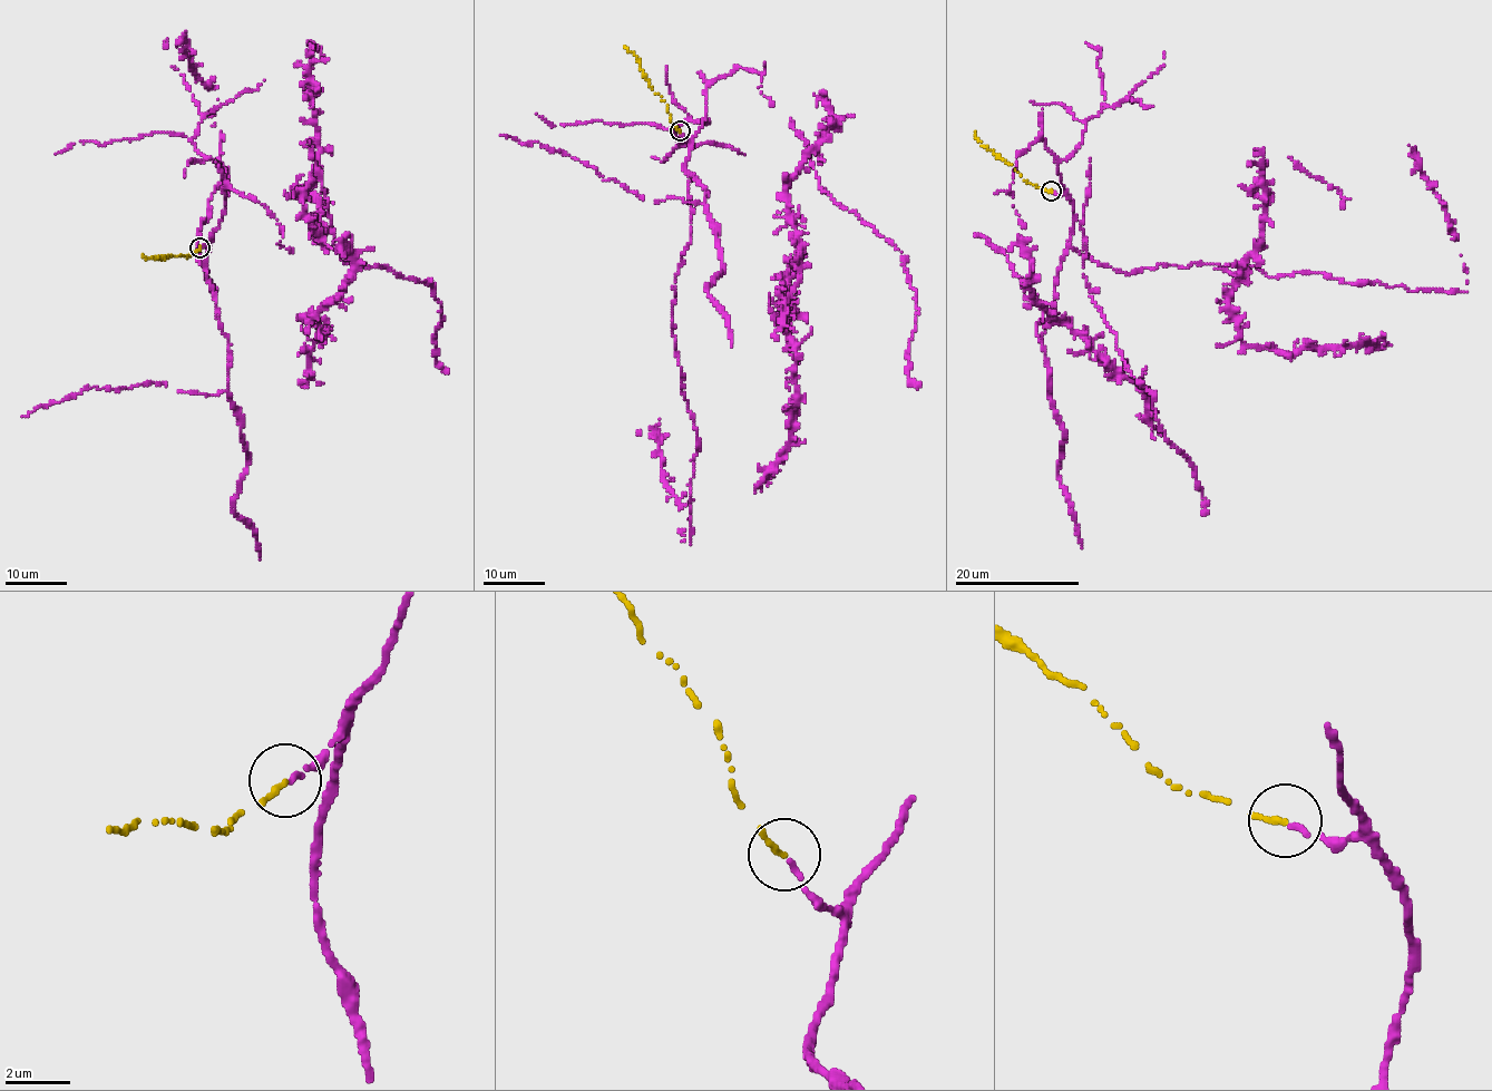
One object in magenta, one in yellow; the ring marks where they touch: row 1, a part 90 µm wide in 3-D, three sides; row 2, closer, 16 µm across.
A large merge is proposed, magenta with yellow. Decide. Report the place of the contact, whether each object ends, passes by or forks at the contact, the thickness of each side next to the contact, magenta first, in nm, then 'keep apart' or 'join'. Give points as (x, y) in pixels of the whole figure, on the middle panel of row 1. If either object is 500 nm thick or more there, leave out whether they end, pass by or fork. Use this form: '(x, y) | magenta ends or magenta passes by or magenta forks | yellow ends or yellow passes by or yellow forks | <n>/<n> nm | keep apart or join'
(680, 130) | magenta ends | yellow ends | 180/180 nm | join

